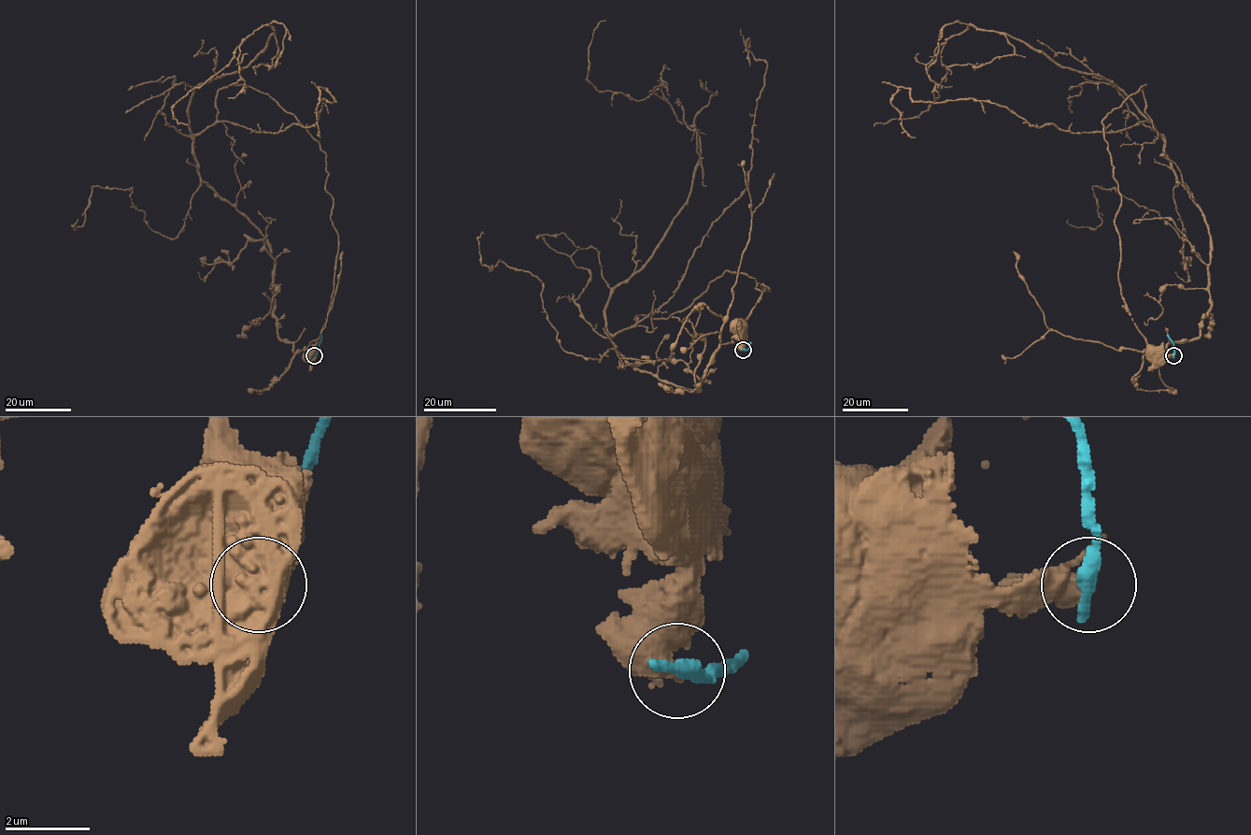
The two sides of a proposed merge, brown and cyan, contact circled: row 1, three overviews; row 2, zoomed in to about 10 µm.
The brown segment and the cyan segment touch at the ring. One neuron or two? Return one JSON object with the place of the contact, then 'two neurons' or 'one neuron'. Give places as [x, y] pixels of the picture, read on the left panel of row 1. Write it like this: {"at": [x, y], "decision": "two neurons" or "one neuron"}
{"at": [314, 355], "decision": "two neurons"}

